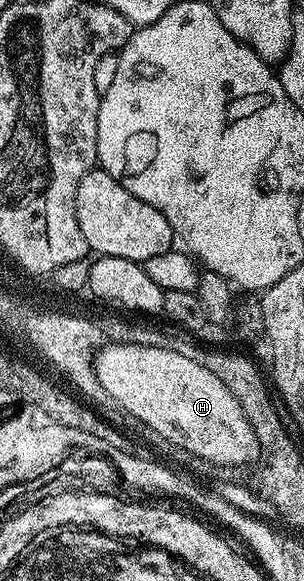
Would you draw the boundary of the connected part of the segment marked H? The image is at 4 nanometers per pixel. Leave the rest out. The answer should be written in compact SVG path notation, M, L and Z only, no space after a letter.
M105 344L99 347L94 354L98 384L102 384L102 388L106 388L109 398L114 399L119 409L126 409L131 415L142 419L154 433L164 437L171 445L179 446L188 456L199 458L201 463L205 464L208 460L216 462L244 462L244 458L252 458L252 454L256 454L256 438L252 438L252 430L248 430L246 414L244 414L241 404L235 399L230 389L226 388L226 385L218 380L216 370L213 367L203 366L202 363L204 362L199 357L170 352L166 348L150 348L149 346Z

